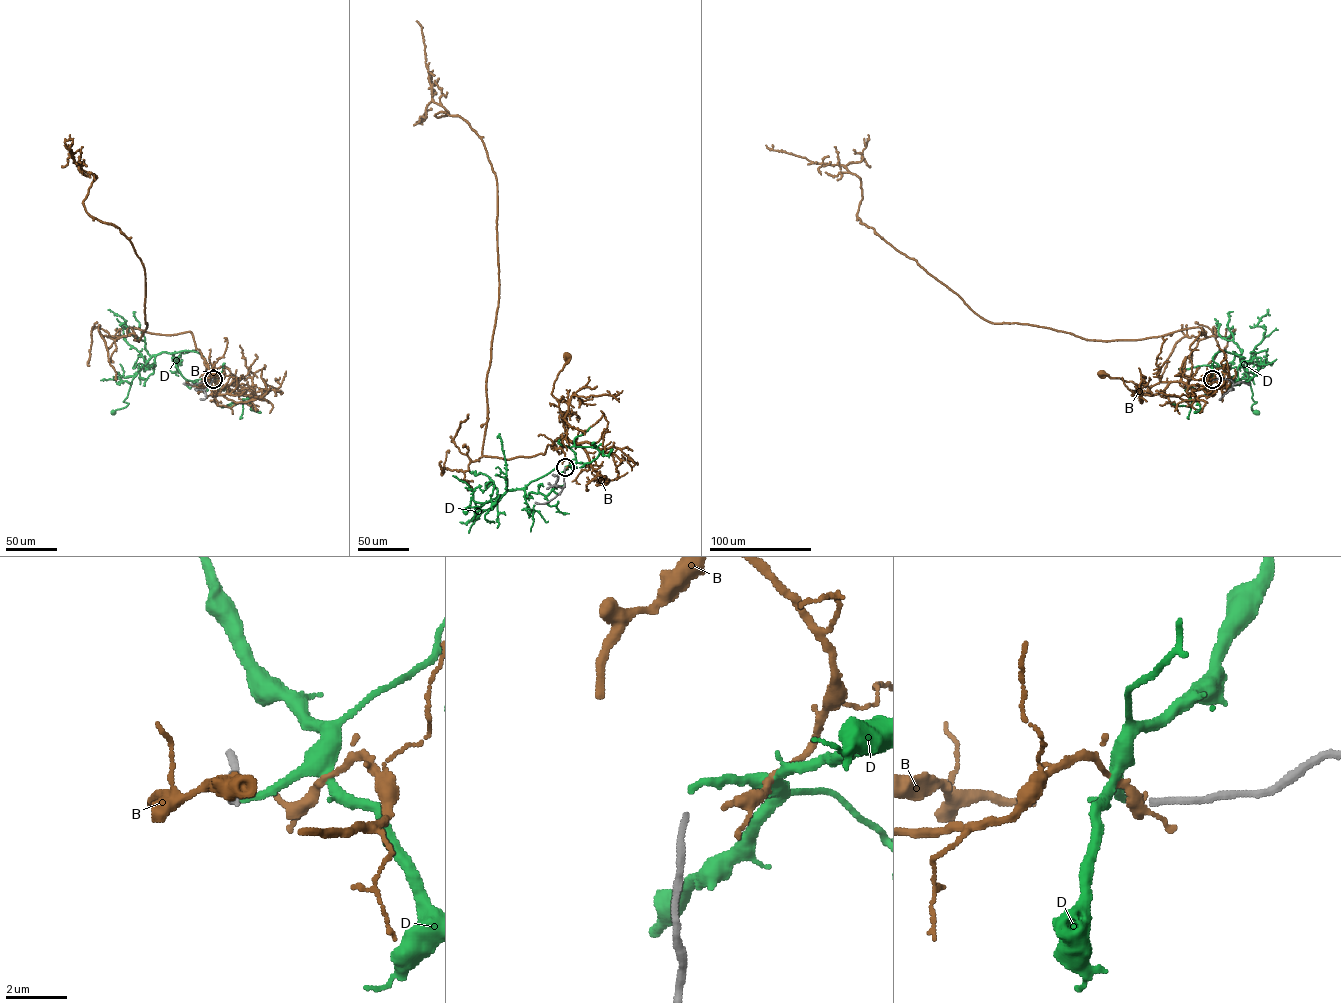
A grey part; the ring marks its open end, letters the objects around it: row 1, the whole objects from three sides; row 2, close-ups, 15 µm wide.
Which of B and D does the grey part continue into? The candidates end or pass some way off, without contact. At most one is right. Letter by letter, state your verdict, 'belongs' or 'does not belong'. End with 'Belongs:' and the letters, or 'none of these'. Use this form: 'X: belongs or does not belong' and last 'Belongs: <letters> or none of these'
B: does not belong
D: does not belong
Belongs: none of these

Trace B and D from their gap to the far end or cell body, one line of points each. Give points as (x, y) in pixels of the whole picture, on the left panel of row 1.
B: (214, 379), (208, 378), (211, 374), (213, 381), (207, 386), (199, 385), (215, 374)
D: (213, 379), (215, 377), (198, 353), (162, 352), (153, 355), (132, 379), (123, 401), (128, 404), (113, 412)

